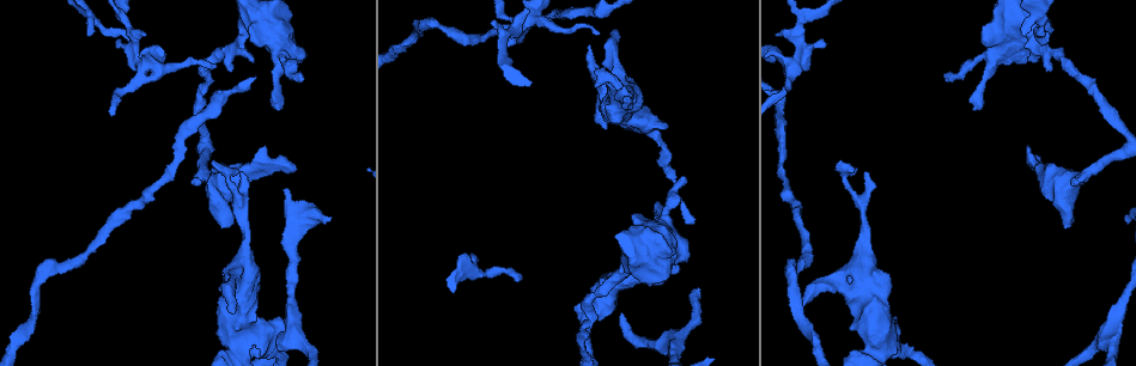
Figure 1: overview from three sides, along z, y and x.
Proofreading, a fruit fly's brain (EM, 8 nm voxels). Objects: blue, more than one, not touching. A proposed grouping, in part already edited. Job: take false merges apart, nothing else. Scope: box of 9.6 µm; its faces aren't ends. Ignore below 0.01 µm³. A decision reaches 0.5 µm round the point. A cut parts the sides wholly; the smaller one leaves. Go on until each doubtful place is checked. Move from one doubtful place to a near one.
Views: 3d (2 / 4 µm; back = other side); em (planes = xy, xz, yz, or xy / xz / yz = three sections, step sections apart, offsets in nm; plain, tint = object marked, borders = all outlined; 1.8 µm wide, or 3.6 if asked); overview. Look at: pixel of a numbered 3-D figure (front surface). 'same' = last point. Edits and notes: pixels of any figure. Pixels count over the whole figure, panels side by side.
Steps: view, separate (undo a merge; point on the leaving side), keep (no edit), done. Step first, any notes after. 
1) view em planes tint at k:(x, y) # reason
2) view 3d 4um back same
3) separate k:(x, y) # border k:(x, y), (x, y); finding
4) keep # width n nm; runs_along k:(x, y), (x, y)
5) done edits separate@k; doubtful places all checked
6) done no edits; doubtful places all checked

view em xz step 4 tint at 1:(1038, 49)

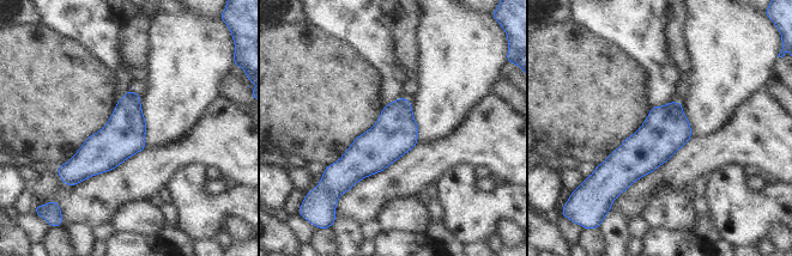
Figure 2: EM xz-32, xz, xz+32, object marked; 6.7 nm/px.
keep # one cell here

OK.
view 3d 4um at 1:(88, 17)

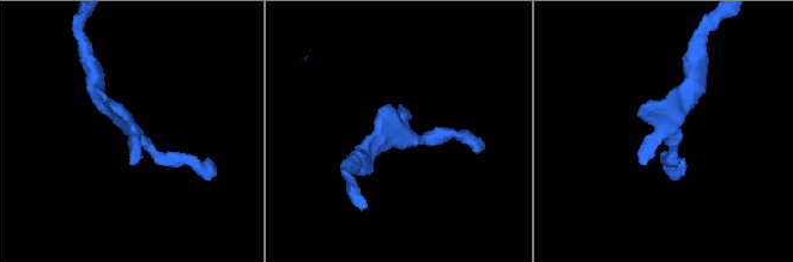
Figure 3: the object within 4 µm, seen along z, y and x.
view em planes tint at 3:(402, 131) # need the tissue

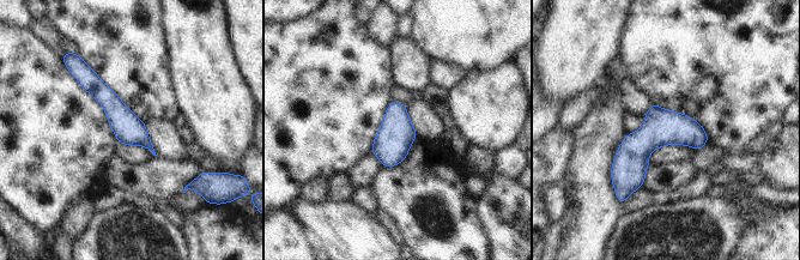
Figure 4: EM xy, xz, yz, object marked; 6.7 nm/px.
keep # runs_along 4:(84, 72), (119, 115), (149, 145); continuous, no second cell

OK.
view em planes plain at 1:(529, 23)

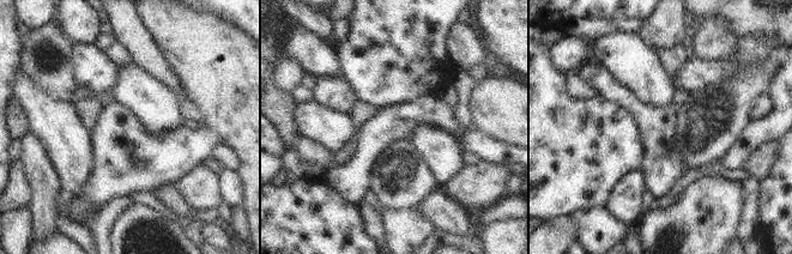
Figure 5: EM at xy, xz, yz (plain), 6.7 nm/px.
view em planes tint same

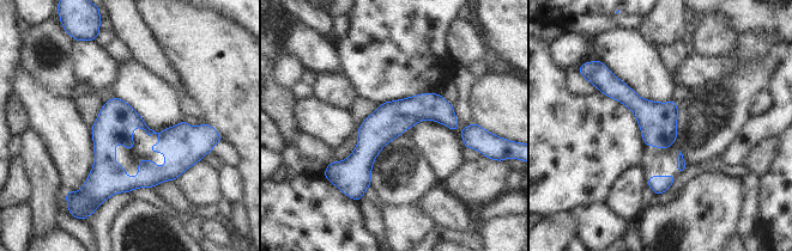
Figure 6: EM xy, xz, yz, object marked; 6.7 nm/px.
keep # runs_along 6:(198, 130), (159, 175), (88, 184); continuous, no second cell

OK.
done no edits; doubtful places all checked

